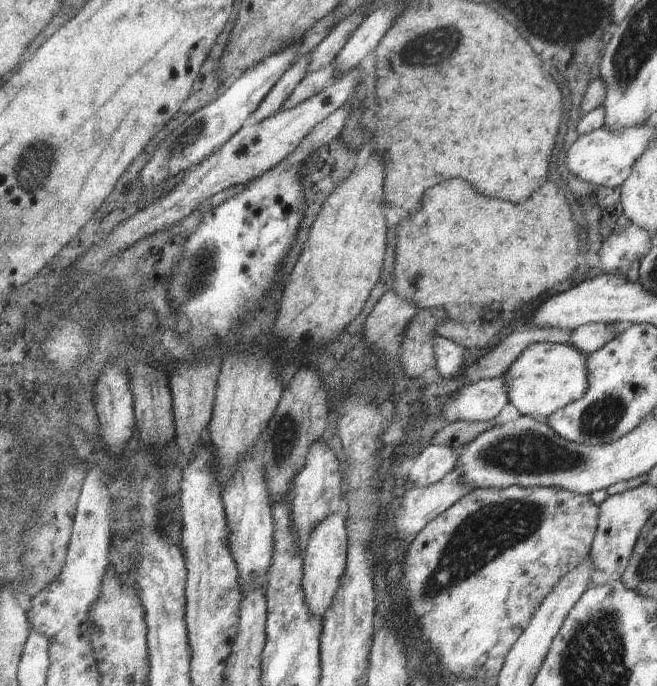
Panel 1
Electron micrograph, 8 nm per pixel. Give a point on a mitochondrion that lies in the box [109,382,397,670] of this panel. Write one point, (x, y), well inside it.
(286, 434)

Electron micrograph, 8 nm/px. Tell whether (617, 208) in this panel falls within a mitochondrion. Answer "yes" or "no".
no

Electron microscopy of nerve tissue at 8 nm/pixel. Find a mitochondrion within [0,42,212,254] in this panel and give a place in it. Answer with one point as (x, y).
(38, 161)

